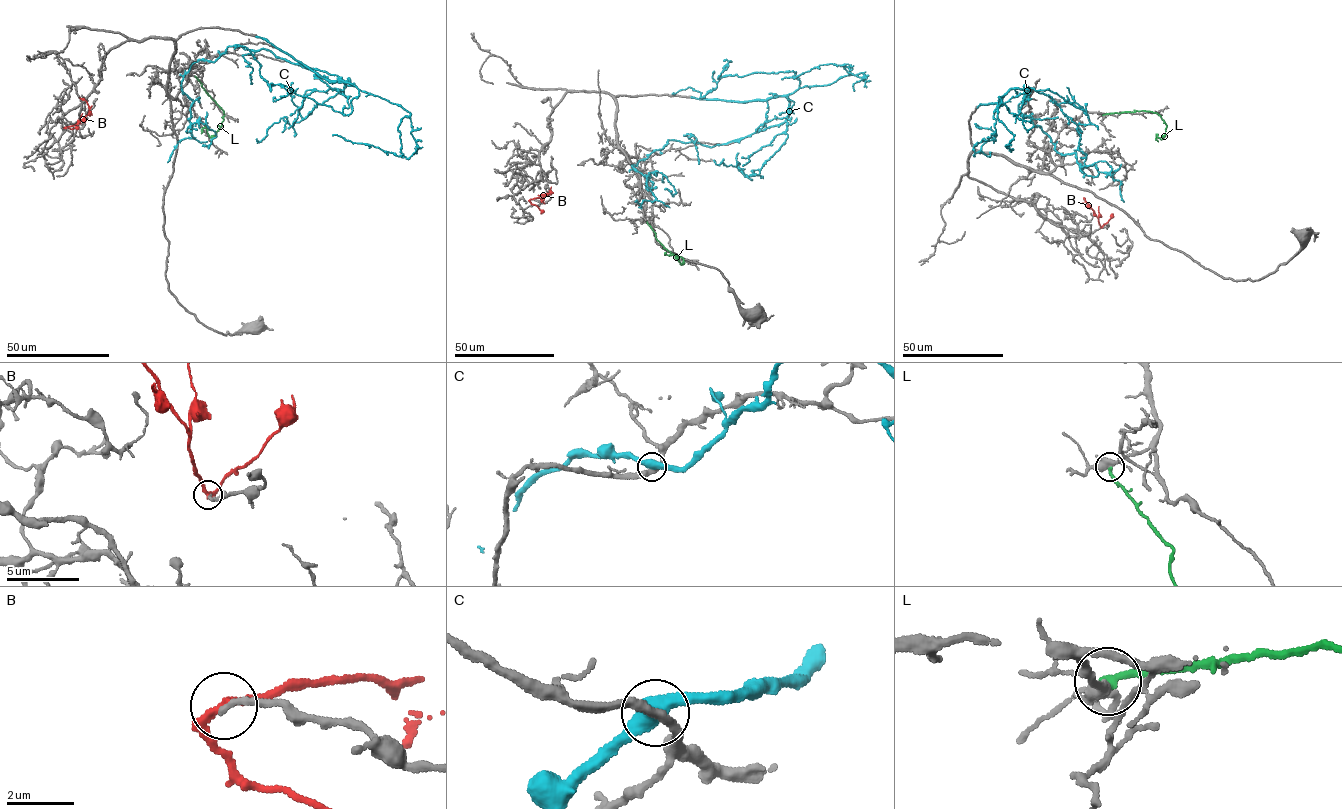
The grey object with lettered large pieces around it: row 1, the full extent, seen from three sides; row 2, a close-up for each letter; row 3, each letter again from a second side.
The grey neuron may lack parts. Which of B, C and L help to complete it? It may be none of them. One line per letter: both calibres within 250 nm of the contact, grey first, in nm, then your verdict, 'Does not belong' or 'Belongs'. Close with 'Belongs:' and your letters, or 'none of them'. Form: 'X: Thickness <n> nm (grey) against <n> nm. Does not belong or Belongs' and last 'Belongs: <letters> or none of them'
B: Thickness 190 nm (grey) against 240 nm. Does not belong
C: Thickness 280 nm (grey) against 480 nm. Belongs
L: Thickness 360 nm (grey) against 240 nm. Does not belong
Belongs: C

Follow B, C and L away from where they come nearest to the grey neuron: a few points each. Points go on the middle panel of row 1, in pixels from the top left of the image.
B: (530, 199), (549, 194), (538, 195)
C: (654, 151), (782, 123), (800, 82), (796, 71), (757, 72), (722, 76), (702, 98), (672, 93)
L: (646, 221), (658, 241), (683, 258), (683, 264), (674, 255), (665, 254)

